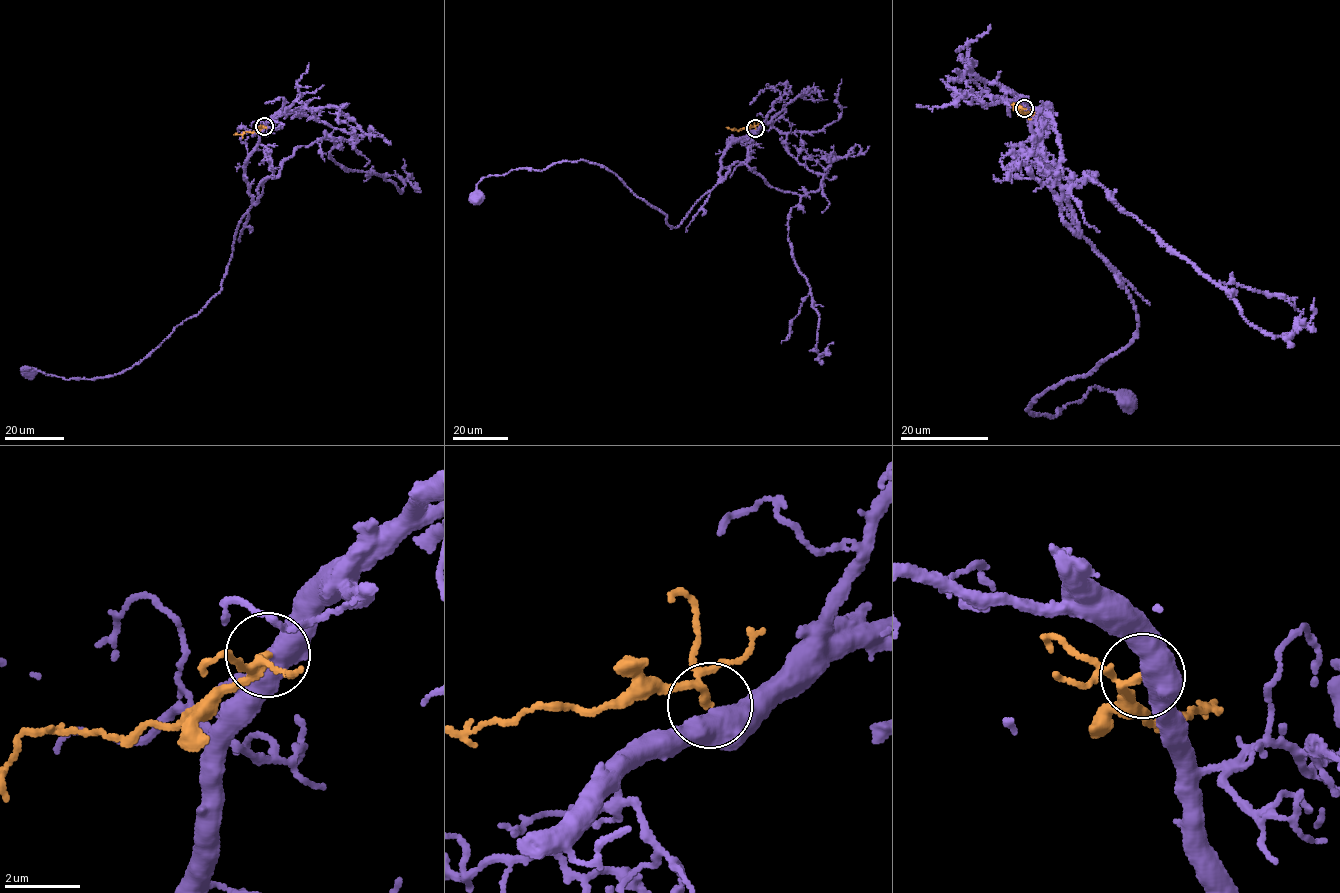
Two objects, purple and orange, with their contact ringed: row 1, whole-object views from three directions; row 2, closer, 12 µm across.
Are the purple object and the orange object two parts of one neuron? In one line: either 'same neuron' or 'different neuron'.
same neuron

